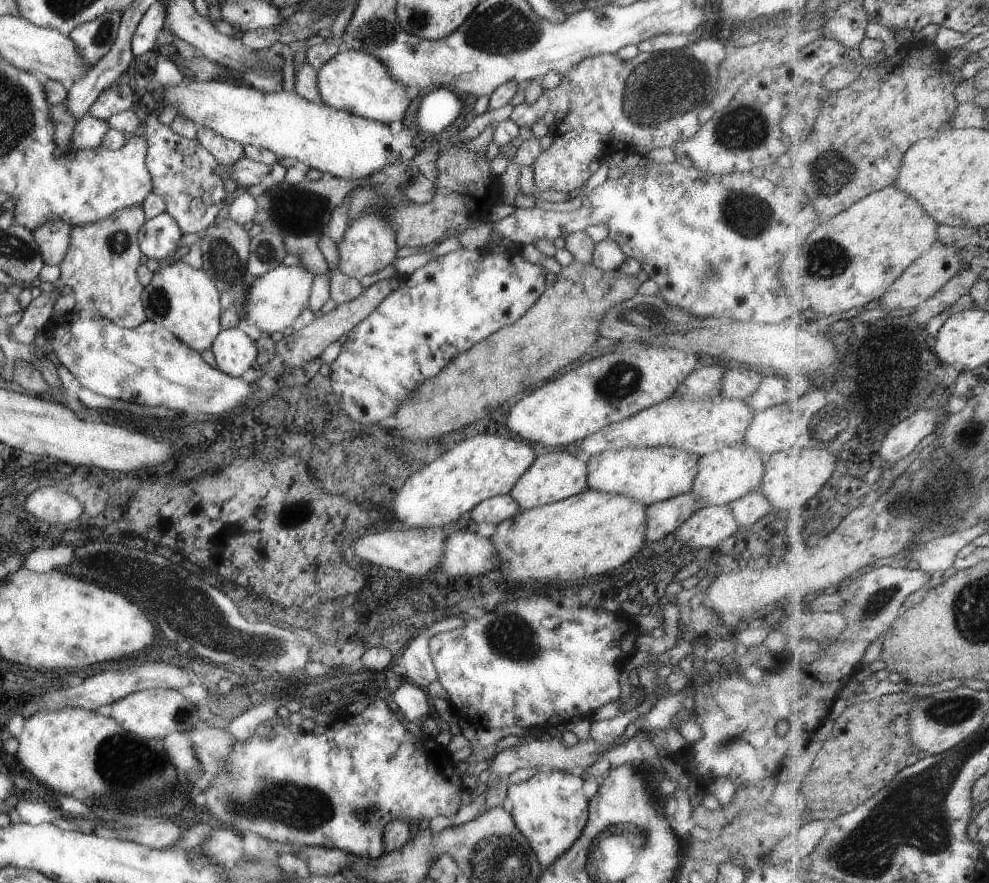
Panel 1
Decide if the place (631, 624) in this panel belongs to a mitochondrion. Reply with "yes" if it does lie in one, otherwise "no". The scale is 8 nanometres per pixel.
no

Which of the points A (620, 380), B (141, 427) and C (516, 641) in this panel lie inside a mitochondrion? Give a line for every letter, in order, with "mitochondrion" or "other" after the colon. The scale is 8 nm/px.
A: mitochondrion
B: other
C: mitochondrion

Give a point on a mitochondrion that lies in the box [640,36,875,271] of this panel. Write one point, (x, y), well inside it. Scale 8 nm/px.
(745, 128)

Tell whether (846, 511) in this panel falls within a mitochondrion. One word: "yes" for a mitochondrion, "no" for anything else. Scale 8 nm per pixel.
no

